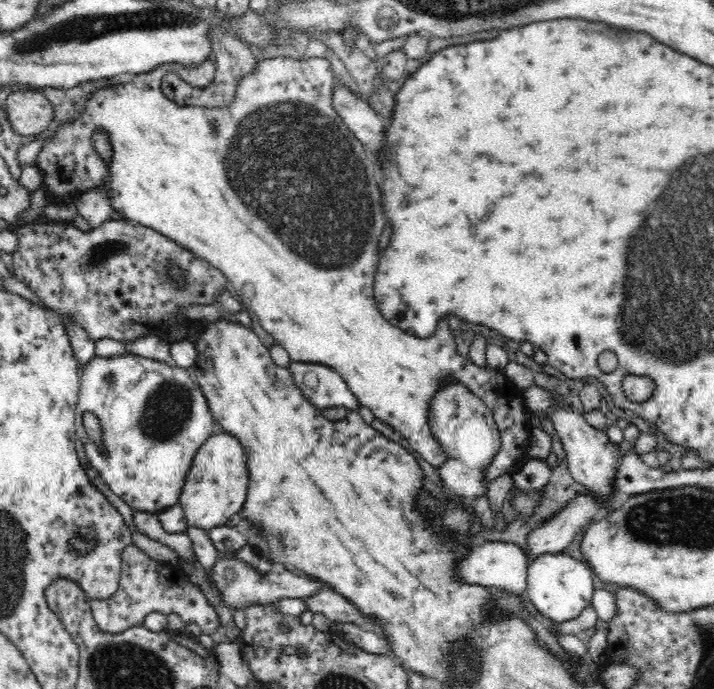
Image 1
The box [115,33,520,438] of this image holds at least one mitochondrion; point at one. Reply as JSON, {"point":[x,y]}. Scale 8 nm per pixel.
{"point":[273,167]}

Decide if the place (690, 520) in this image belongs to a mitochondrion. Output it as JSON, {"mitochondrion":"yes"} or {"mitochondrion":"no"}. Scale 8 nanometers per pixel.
{"mitochondrion":"yes"}

